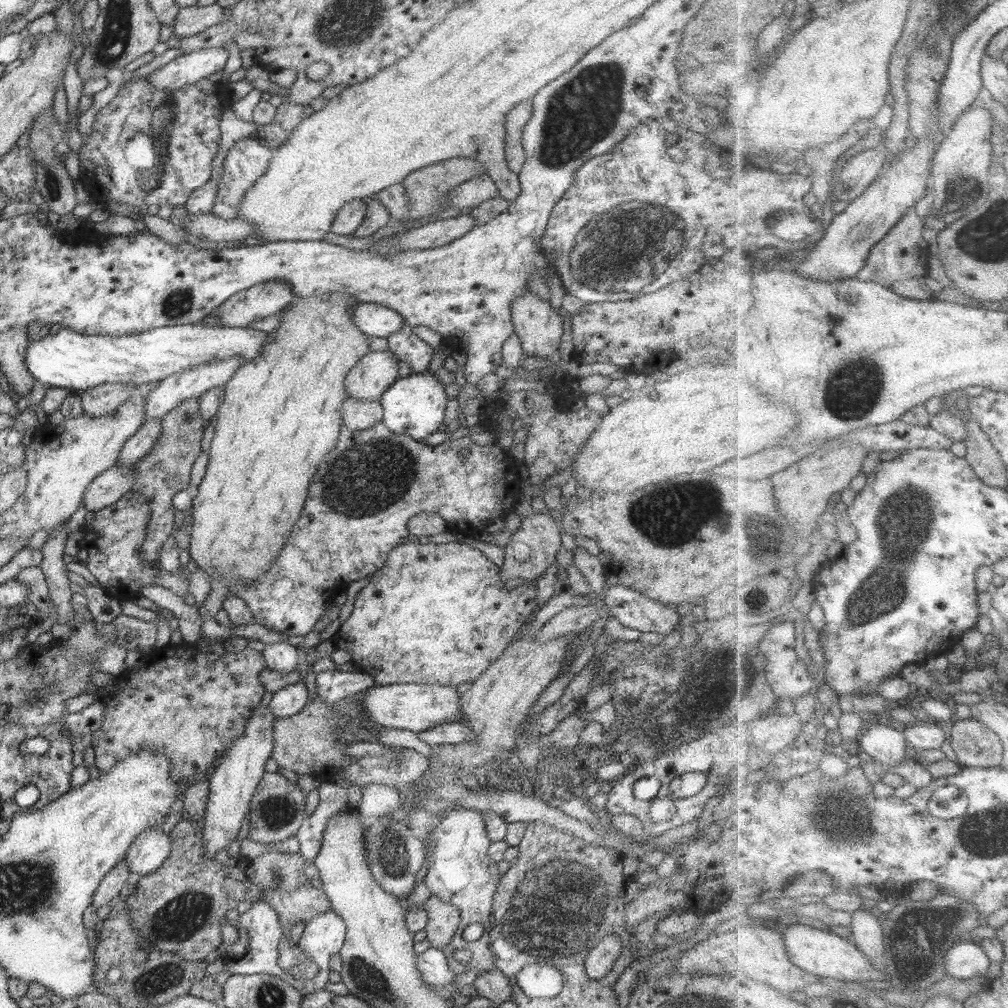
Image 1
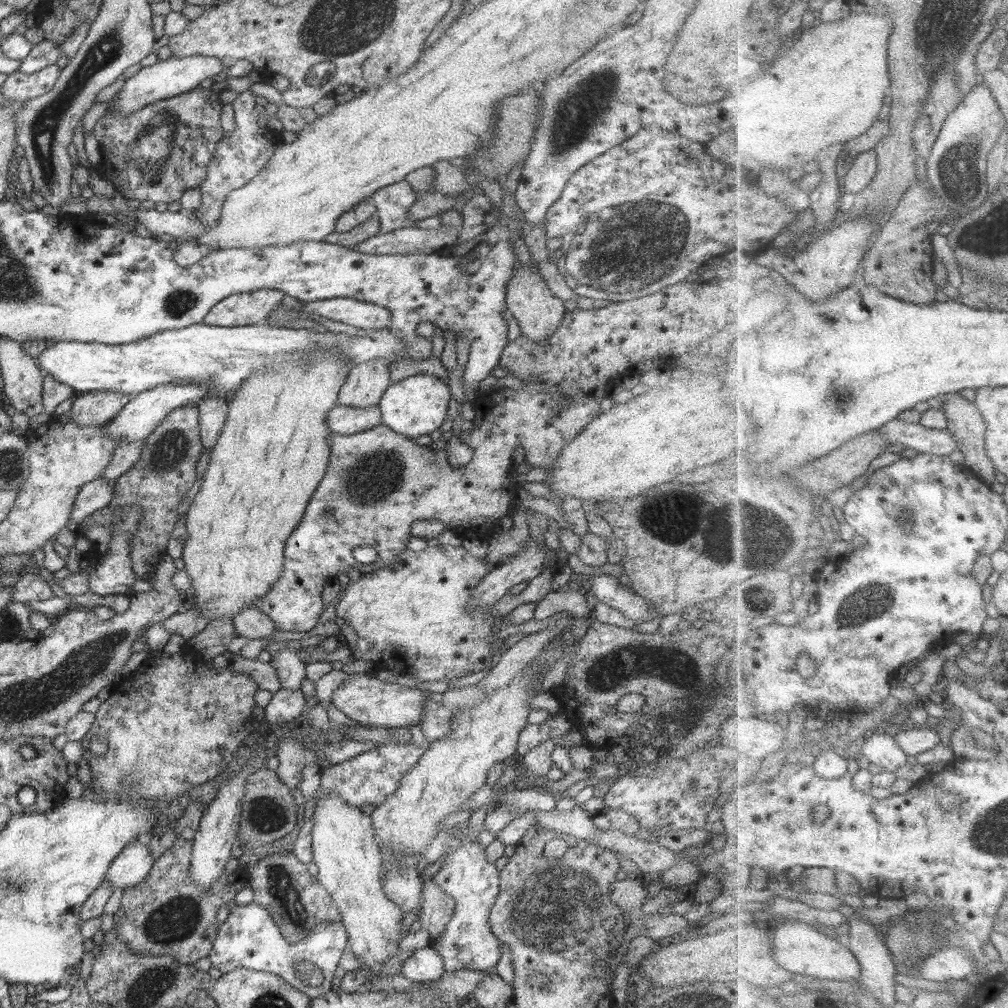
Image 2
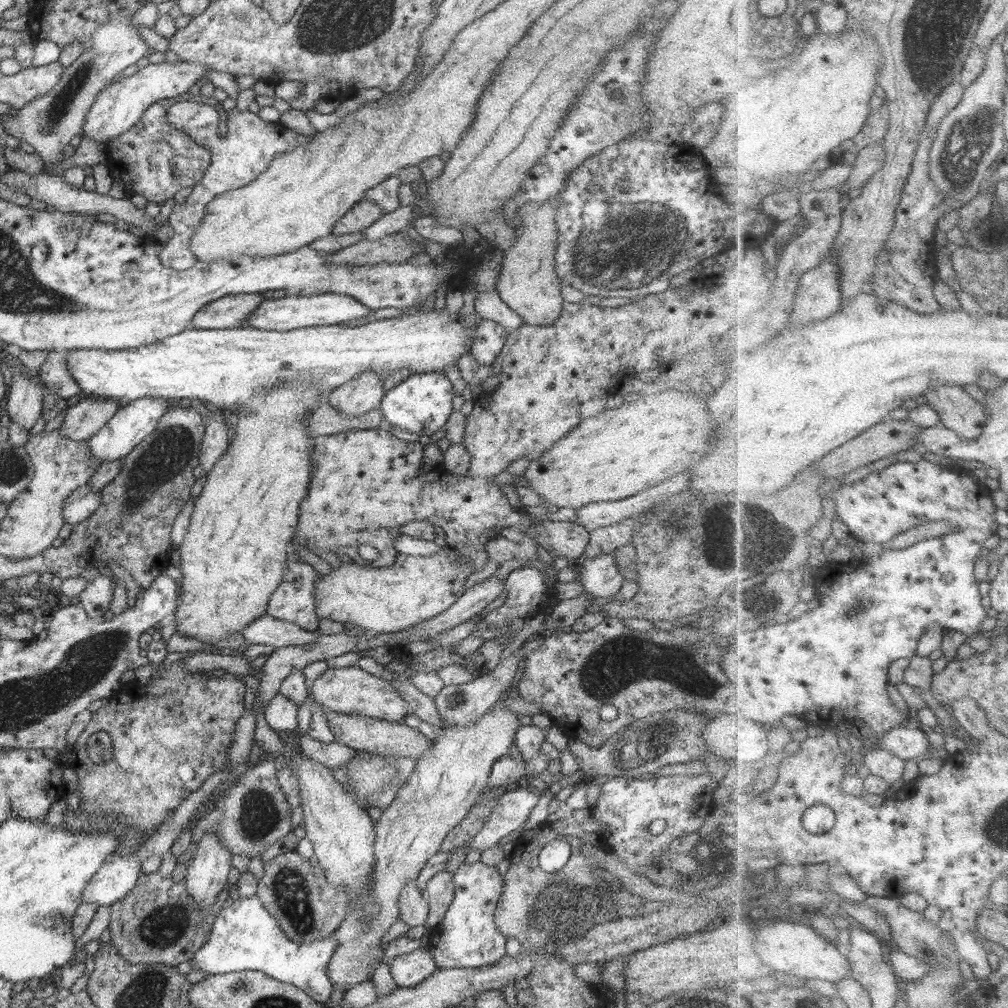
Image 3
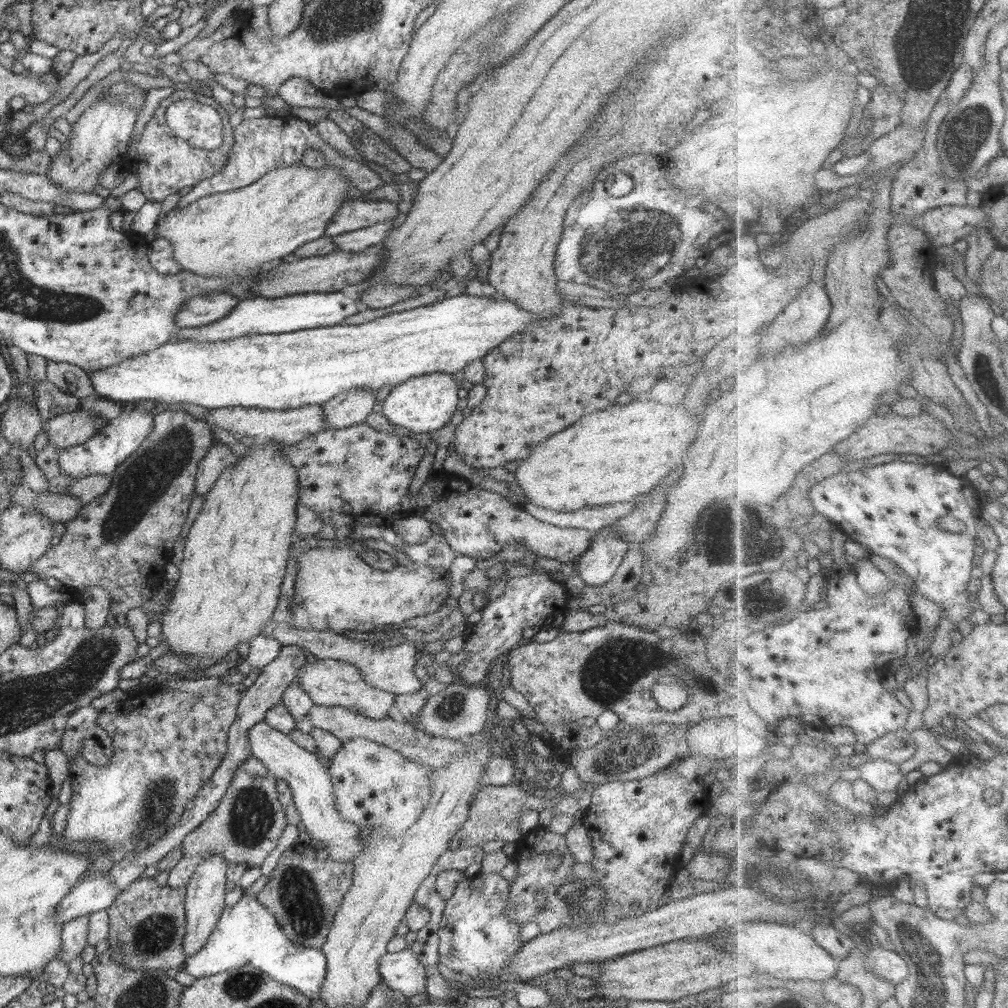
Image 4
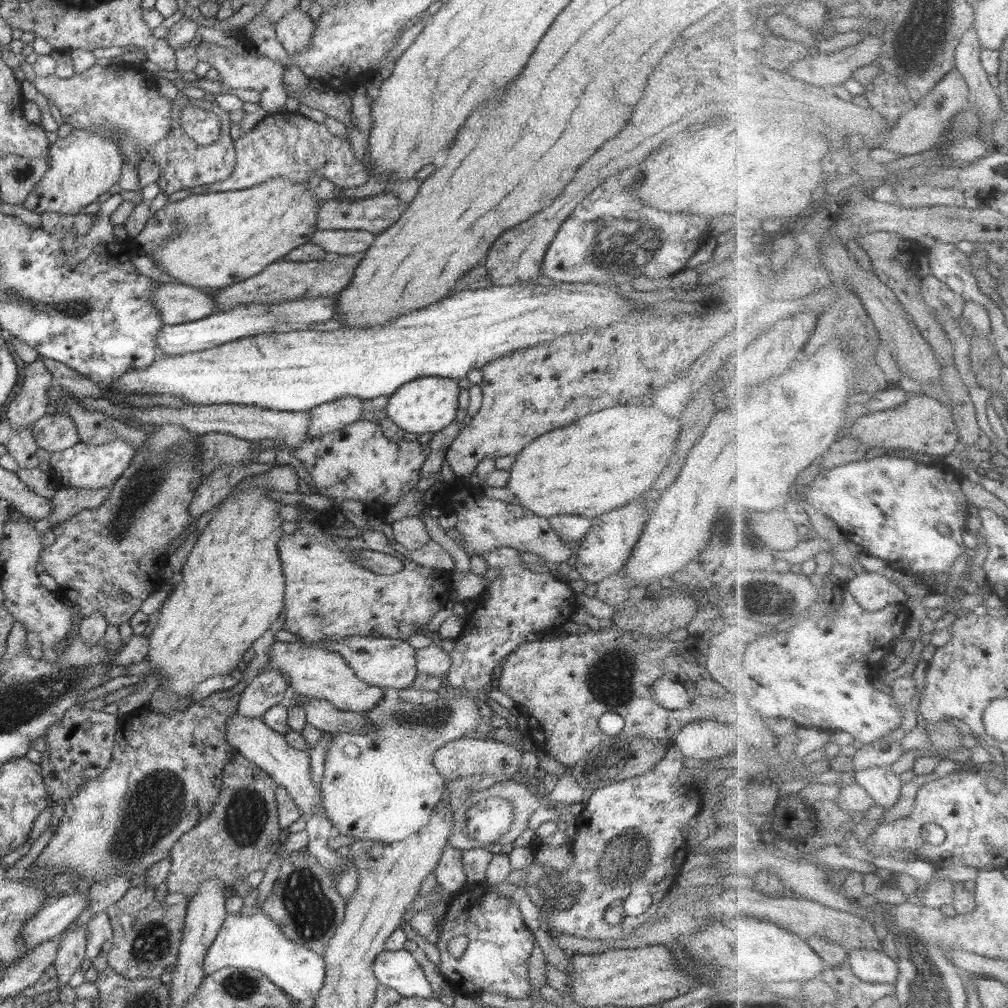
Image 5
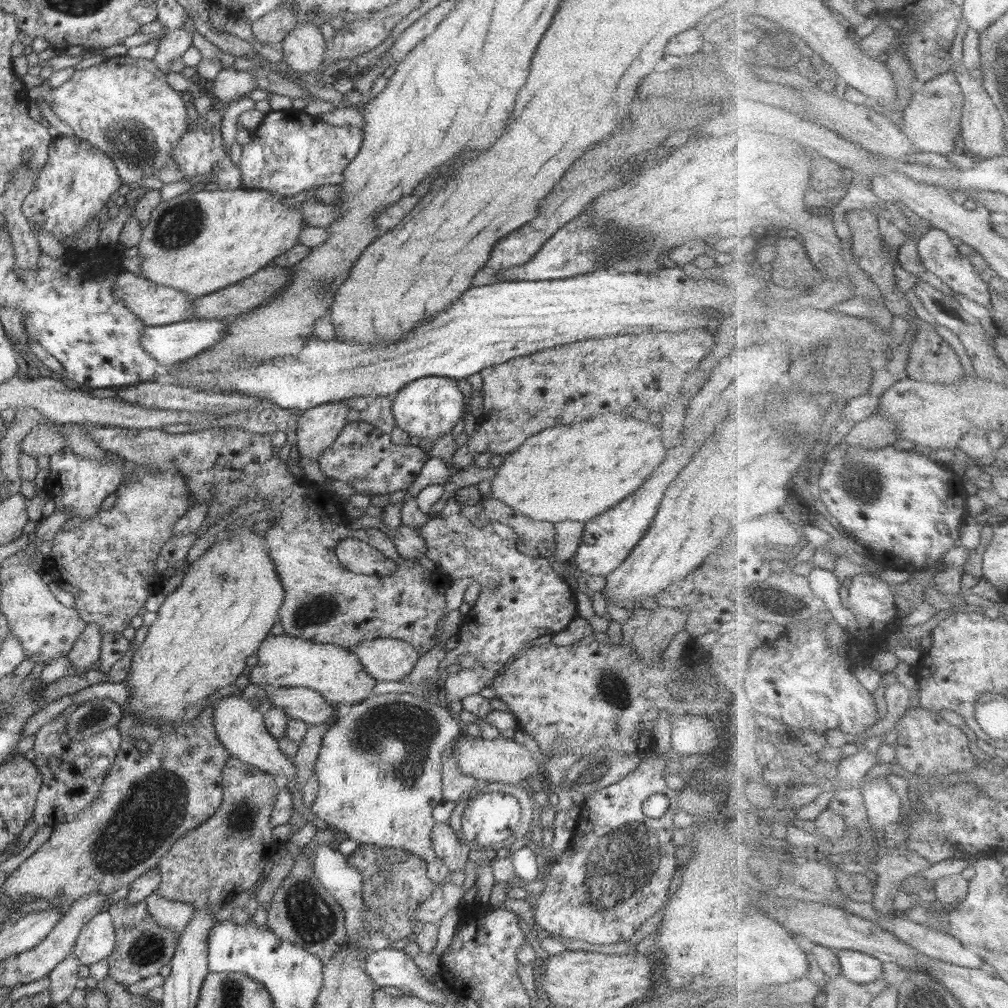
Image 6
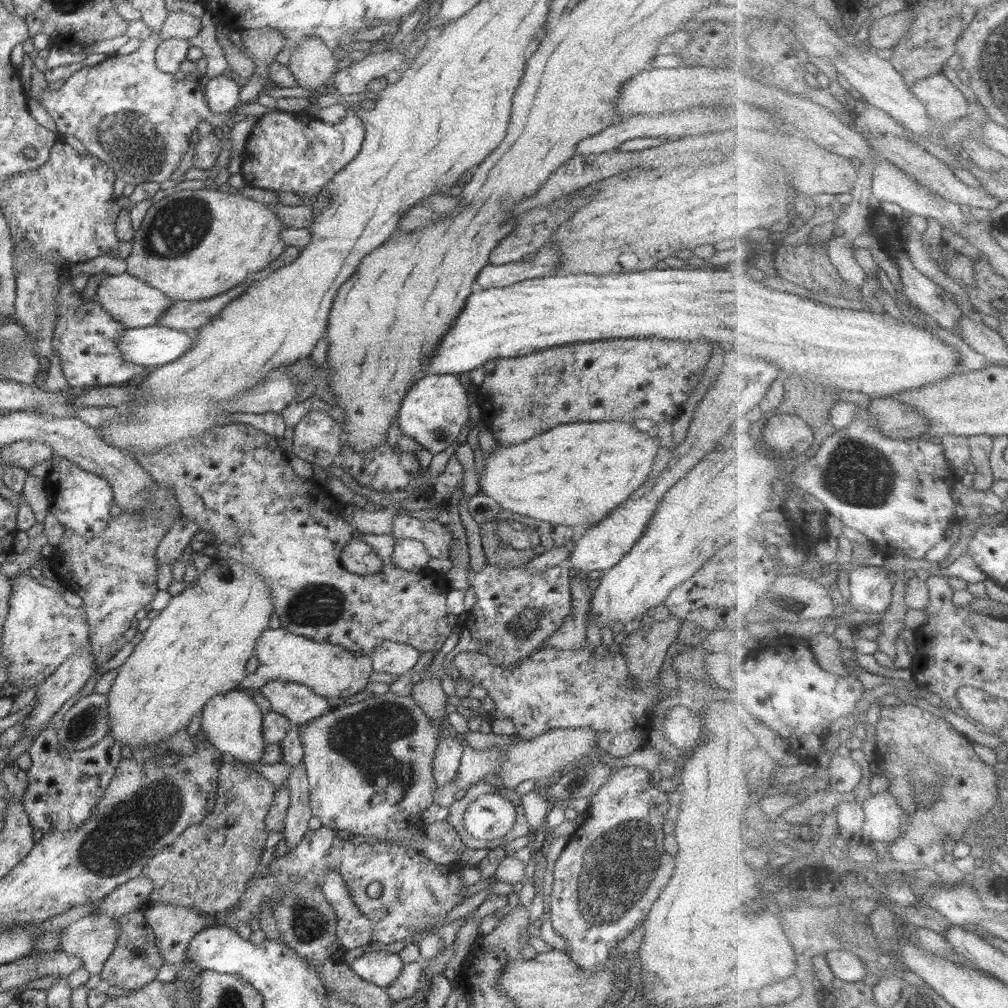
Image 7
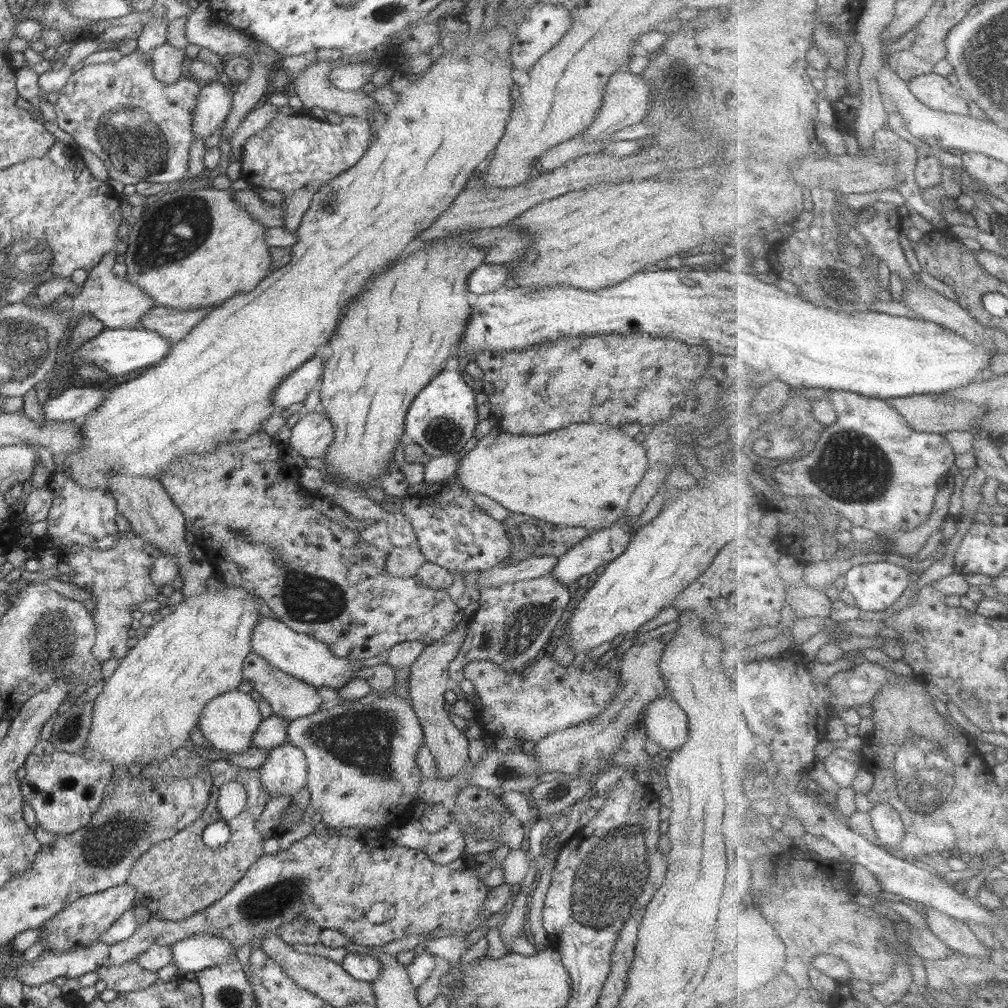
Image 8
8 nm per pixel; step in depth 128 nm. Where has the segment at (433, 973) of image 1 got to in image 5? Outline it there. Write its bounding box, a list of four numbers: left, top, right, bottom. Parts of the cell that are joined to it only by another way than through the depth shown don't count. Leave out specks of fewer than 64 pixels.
[373,949,434,999]

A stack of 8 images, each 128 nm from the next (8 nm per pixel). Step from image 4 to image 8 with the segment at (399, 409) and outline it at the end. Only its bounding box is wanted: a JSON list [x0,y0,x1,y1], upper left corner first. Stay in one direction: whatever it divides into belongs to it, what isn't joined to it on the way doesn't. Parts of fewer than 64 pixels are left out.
[403,370,478,457]

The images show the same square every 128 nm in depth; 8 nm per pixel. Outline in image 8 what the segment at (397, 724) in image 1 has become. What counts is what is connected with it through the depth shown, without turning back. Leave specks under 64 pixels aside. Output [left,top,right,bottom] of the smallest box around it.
[250,616,383,691]

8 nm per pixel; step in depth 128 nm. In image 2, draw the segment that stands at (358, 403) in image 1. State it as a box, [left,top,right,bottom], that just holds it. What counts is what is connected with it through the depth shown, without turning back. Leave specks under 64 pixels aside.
[326,404,382,436]

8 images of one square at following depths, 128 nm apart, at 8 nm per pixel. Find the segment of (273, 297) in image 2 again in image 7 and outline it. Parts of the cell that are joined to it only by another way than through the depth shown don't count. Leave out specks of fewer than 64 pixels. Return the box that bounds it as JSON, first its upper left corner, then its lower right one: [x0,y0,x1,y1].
[96,272,174,329]

